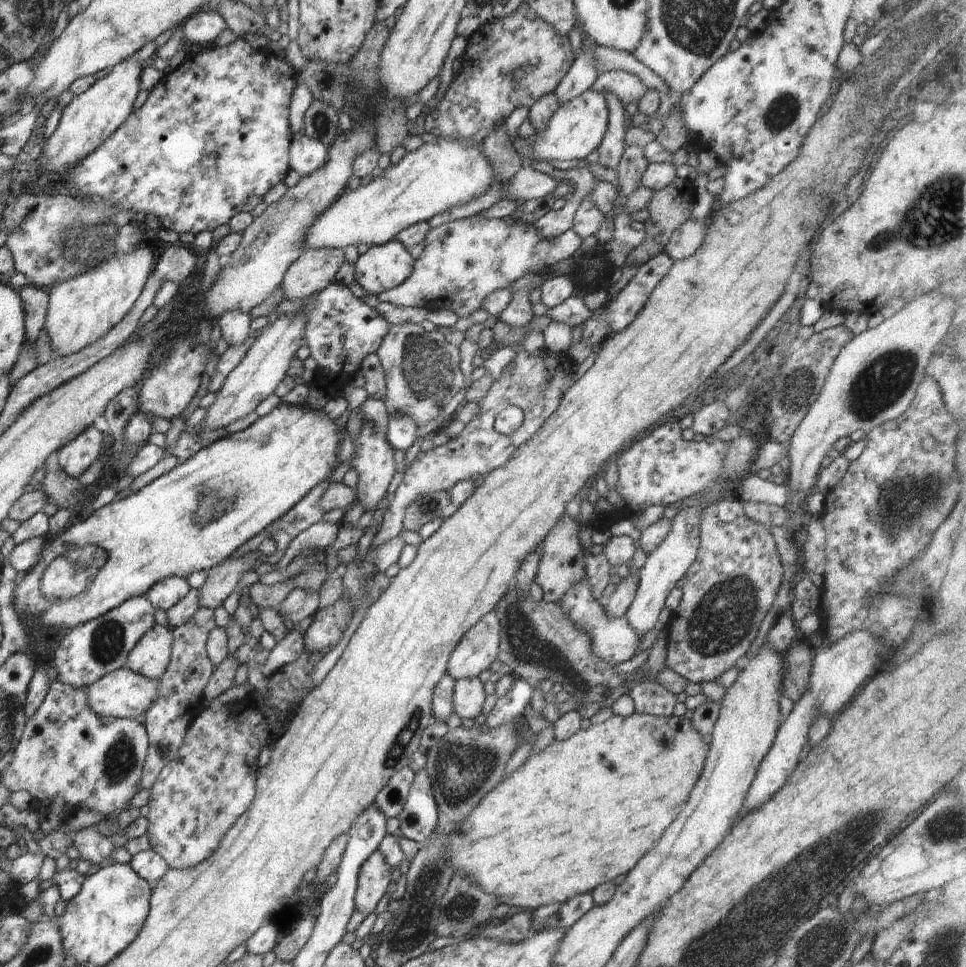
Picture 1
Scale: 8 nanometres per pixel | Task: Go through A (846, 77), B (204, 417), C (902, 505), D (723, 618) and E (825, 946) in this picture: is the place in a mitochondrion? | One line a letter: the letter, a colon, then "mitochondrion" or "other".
A: other
B: other
C: mitochondrion
D: mitochondrion
E: mitochondrion

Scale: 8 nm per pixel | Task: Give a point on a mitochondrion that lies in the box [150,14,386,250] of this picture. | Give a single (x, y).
(355, 94)

